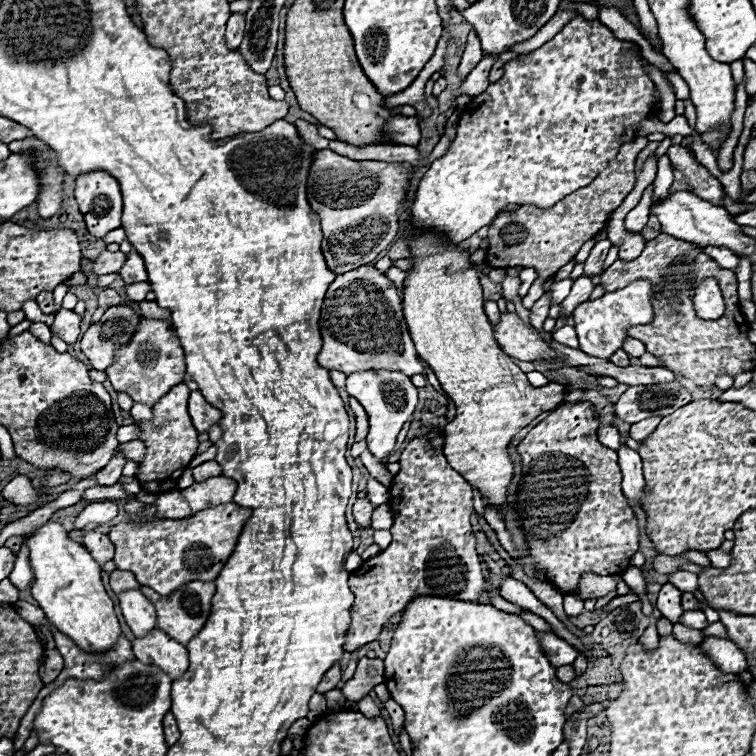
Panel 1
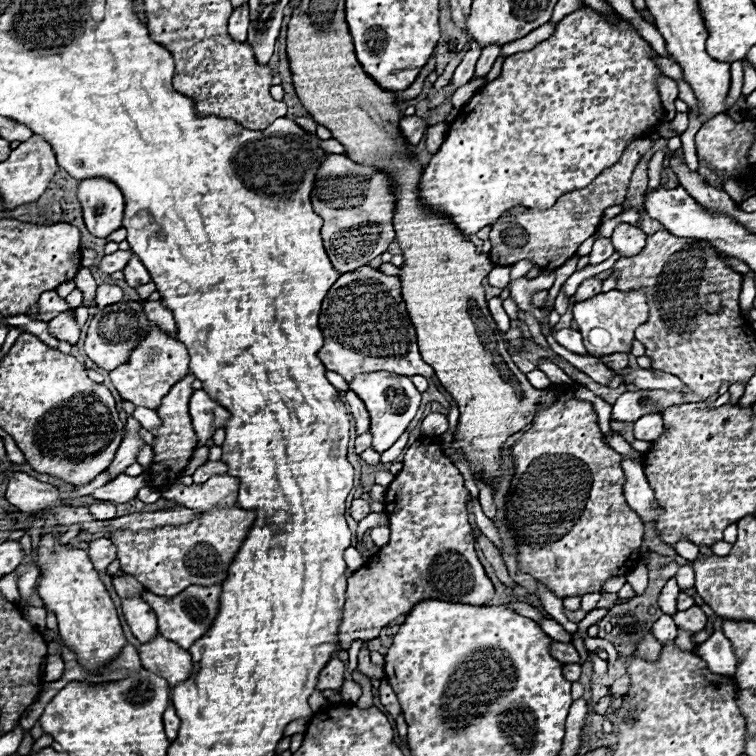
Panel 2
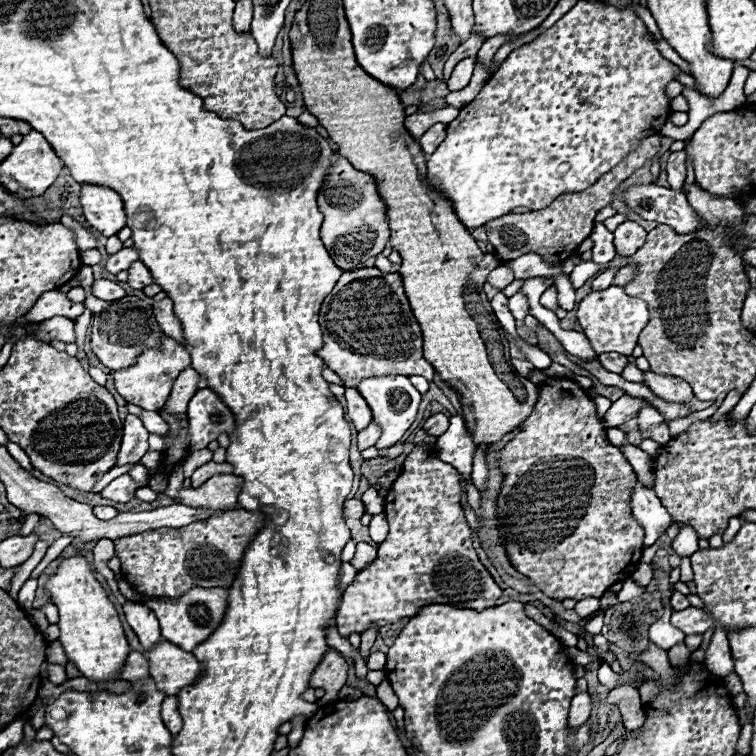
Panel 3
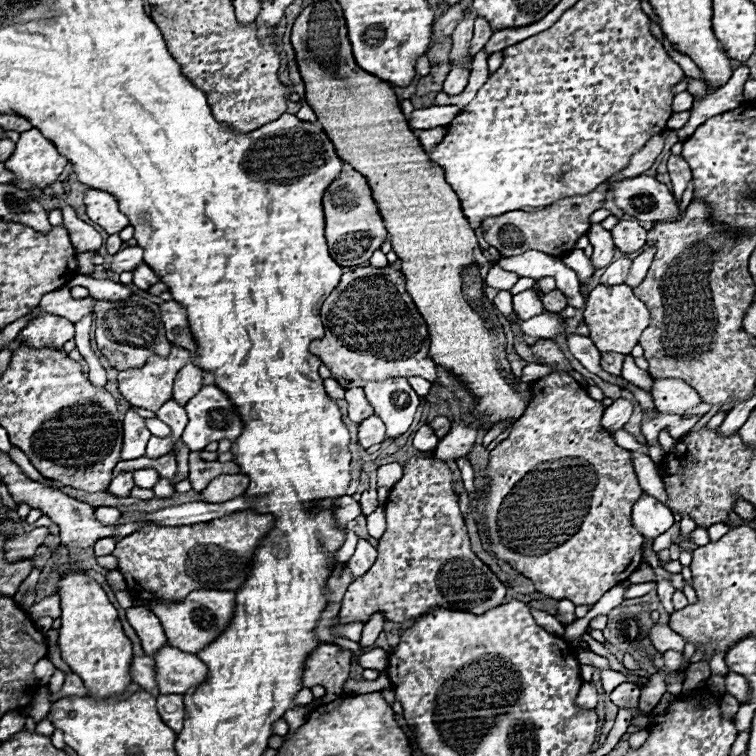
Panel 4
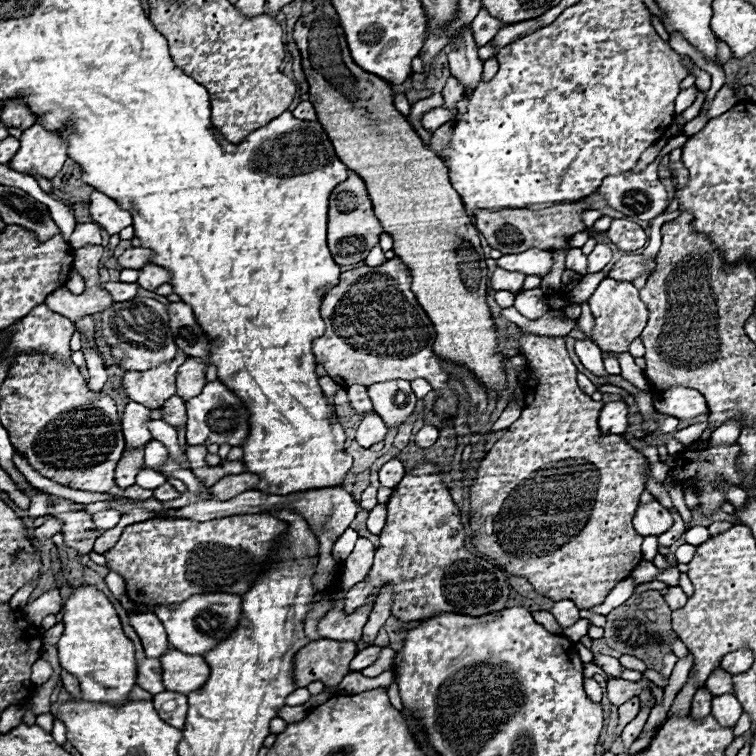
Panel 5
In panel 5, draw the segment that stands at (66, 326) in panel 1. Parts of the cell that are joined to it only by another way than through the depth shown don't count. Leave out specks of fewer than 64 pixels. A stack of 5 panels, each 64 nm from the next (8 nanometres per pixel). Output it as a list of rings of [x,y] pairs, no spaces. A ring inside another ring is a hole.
[[[44,304],[36,306],[28,316],[16,322],[16,334],[4,350],[10,352],[10,362],[18,352],[48,352],[56,356],[56,360],[70,360],[70,336],[76,332],[74,324],[44,308]]]

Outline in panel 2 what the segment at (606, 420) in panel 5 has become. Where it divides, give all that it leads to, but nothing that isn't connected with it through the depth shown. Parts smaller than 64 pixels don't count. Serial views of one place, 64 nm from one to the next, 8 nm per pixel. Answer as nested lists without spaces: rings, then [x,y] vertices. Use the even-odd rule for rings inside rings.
[[[634,390],[624,392],[612,406],[612,418],[618,422],[636,422],[646,414],[662,414],[670,406],[680,406],[686,402],[682,392],[666,390]]]

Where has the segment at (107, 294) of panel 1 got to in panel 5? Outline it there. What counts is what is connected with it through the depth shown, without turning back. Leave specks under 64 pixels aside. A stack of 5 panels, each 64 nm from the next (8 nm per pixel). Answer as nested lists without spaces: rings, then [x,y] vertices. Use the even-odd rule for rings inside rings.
[[[104,282],[102,288],[116,300],[116,302],[124,302],[136,296],[138,286],[136,284],[126,284],[126,282]]]

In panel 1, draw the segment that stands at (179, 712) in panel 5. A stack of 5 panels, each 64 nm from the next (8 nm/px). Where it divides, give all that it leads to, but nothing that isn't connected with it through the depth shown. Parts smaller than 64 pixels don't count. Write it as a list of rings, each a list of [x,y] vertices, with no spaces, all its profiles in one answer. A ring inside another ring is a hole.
[[[168,712],[164,716],[164,732],[166,732],[166,744],[174,746],[176,740],[178,740],[178,726],[176,726],[176,720],[174,720],[172,712]]]

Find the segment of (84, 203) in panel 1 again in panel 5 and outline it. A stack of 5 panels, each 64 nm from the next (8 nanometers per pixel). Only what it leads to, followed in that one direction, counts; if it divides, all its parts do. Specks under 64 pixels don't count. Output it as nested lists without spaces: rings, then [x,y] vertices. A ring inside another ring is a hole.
[[[94,190],[90,194],[90,216],[96,224],[100,224],[108,234],[118,234],[126,226],[132,224],[130,212],[122,210],[116,200],[106,196],[104,192]]]

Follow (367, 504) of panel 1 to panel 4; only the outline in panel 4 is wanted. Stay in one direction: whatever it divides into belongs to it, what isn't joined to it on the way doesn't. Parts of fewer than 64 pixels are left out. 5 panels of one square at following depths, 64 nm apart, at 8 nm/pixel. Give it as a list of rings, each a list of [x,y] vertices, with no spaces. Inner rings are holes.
[[[342,496],[342,498],[338,500],[338,508],[336,508],[334,516],[336,516],[336,520],[338,520],[338,524],[340,524],[342,528],[344,528],[350,520],[358,518],[360,514],[362,514],[360,502],[356,502],[352,496]]]

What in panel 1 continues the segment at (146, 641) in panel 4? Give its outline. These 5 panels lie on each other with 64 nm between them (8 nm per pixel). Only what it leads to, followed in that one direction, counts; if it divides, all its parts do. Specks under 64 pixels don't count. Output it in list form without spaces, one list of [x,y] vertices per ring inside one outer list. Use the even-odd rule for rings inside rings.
[[[140,588],[120,592],[120,608],[126,624],[136,636],[144,636],[156,626],[156,610]]]

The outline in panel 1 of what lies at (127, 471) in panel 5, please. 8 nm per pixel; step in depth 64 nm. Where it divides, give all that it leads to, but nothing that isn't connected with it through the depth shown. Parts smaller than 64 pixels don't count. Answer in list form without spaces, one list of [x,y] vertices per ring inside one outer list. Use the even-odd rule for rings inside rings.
[[[90,486],[84,490],[82,494],[82,500],[90,500],[90,502],[96,502],[96,500],[108,500],[110,496],[110,490],[108,488],[100,488],[100,486]]]

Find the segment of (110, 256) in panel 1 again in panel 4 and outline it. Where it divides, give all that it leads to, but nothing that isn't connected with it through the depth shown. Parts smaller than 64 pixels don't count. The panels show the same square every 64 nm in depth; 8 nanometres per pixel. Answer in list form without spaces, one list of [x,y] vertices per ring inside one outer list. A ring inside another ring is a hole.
[[[128,246],[128,248],[124,248],[124,250],[120,250],[120,252],[116,252],[116,254],[112,256],[110,270],[116,272],[116,274],[126,272],[126,270],[134,270],[136,264],[142,262],[142,254],[144,254],[142,248],[138,248],[138,246]]]

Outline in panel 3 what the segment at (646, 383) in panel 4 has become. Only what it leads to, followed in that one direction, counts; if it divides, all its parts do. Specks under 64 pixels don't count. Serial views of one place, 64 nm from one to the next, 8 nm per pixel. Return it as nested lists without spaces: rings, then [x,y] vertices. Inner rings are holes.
[[[631,363],[626,365],[621,377],[627,381],[635,383],[642,383],[644,381],[644,373]]]

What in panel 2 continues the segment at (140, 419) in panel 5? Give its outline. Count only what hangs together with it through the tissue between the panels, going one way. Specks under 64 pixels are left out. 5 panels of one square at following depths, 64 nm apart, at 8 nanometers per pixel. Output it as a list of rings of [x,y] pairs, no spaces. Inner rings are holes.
[[[128,418],[126,428],[128,428],[128,436],[122,440],[120,448],[116,450],[116,456],[114,456],[112,464],[106,468],[106,474],[108,474],[110,478],[116,478],[116,476],[122,474],[132,462],[136,462],[136,452],[138,452],[138,448],[144,444],[144,440],[136,434],[136,430],[140,428],[138,420]]]

